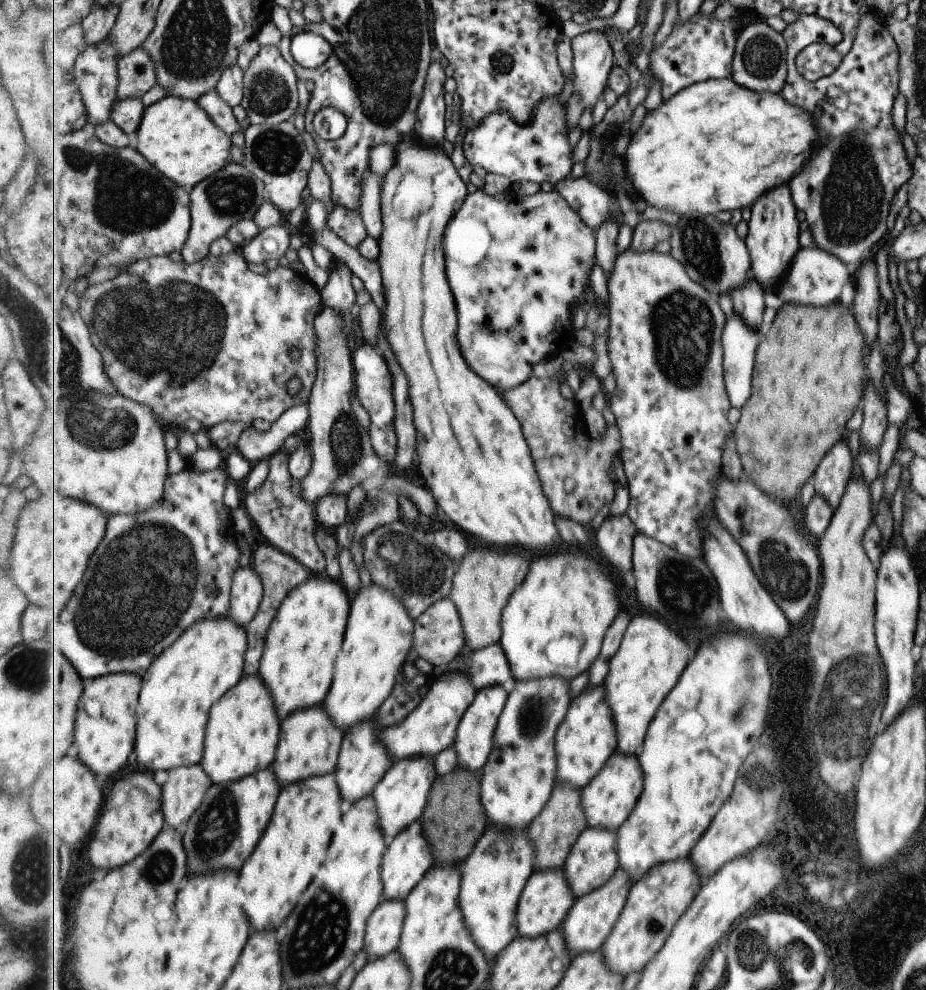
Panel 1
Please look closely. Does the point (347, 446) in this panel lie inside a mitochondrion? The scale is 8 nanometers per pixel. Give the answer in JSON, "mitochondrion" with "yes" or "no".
{"mitochondrion":"yes"}

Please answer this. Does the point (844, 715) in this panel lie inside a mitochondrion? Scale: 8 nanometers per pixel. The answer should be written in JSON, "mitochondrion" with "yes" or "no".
{"mitochondrion":"yes"}

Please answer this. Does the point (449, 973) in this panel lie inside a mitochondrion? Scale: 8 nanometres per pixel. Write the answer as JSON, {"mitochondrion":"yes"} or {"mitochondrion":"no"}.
{"mitochondrion":"yes"}

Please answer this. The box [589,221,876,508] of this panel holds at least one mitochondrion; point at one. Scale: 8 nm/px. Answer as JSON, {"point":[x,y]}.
{"point":[682,325]}

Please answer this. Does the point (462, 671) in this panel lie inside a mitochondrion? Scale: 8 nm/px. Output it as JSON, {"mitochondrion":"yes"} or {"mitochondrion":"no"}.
{"mitochondrion":"no"}

